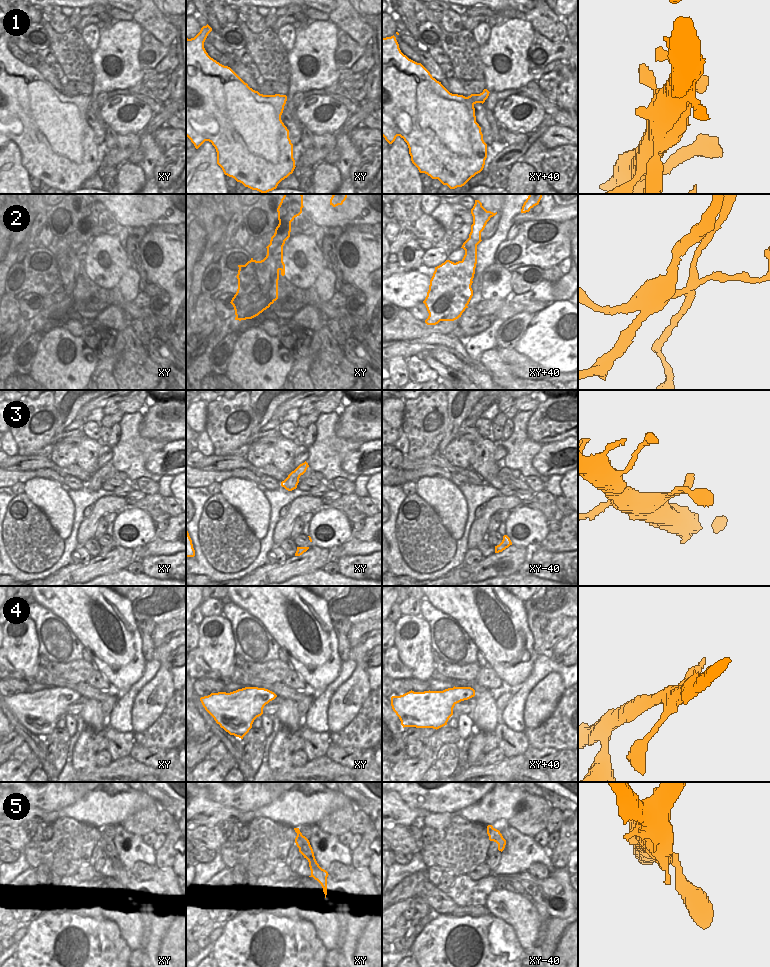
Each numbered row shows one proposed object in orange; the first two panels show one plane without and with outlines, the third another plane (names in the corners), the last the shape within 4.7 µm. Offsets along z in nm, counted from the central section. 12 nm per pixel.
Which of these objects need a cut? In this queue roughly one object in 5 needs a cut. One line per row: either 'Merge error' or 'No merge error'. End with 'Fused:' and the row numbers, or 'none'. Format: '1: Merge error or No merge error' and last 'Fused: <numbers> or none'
1: No merge error
2: Merge error
3: No merge error
4: No merge error
5: No merge error
Fused: 2.

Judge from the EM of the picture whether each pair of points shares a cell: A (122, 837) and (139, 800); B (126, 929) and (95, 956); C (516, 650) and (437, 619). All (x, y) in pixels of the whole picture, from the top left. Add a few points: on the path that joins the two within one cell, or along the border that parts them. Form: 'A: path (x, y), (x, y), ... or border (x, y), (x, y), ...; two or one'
A: border (120, 823), (115, 826); two
B: border (105, 919), (118, 928), (125, 943), (132, 950); two
C: border (446, 613), (460, 625), (477, 648); two

